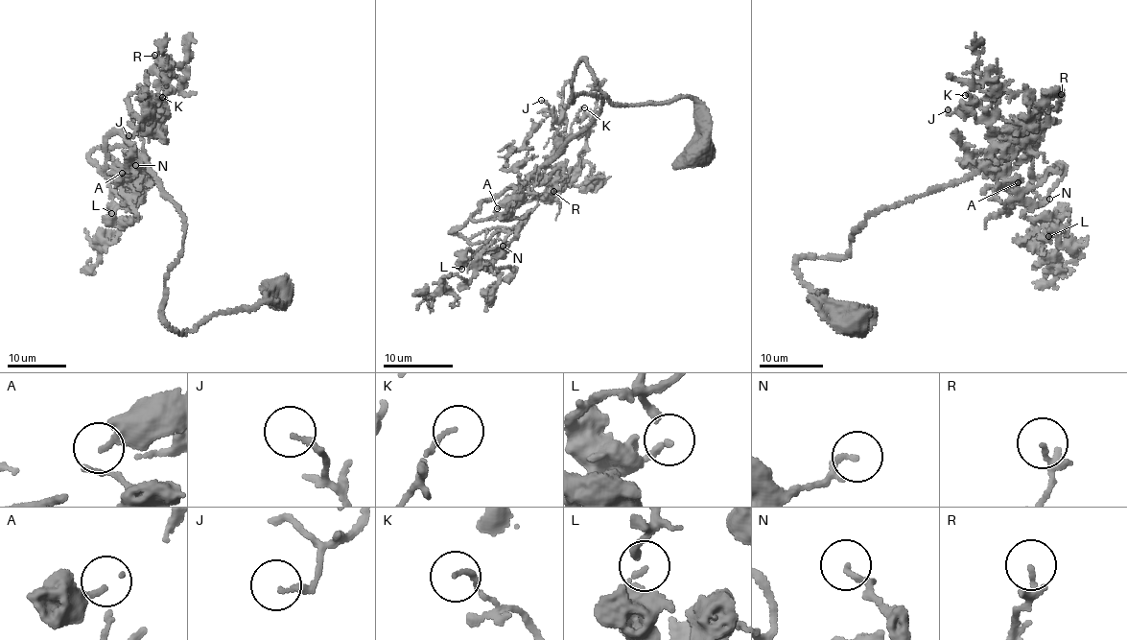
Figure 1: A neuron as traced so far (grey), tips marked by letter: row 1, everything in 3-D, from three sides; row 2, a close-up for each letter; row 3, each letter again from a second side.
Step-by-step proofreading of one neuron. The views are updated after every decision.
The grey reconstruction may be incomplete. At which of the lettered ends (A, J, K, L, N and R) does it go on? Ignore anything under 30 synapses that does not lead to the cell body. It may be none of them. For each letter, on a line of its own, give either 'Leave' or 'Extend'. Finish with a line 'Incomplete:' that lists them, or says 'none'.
A: Leave
J: Leave
K: Leave
L: Leave
N: Leave
R: Leave
Incomplete: none

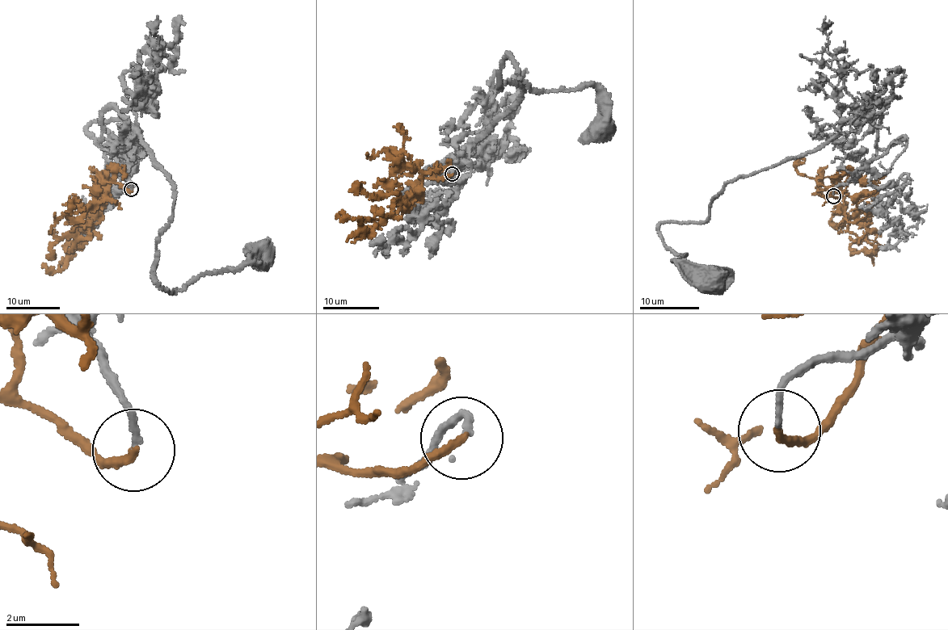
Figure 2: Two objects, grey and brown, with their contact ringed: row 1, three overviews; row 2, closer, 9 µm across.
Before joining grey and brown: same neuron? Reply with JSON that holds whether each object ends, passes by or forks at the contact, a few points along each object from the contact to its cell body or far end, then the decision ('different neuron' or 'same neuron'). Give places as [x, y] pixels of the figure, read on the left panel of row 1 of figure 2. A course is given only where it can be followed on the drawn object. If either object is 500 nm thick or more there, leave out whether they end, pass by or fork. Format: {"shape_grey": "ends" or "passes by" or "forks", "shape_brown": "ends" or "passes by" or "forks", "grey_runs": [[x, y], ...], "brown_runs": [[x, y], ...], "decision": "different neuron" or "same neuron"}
{"shape_grey": "ends", "shape_brown": "ends", "grey_runs": [[131, 190], [124, 170], [146, 153], [132, 151], [139, 135], [172, 182], [151, 275], [160, 287], [261, 257]], "brown_runs": [[131, 190], [103, 174], [105, 197], [90, 237], [61, 268], [42, 266]], "decision": "same neuron"}

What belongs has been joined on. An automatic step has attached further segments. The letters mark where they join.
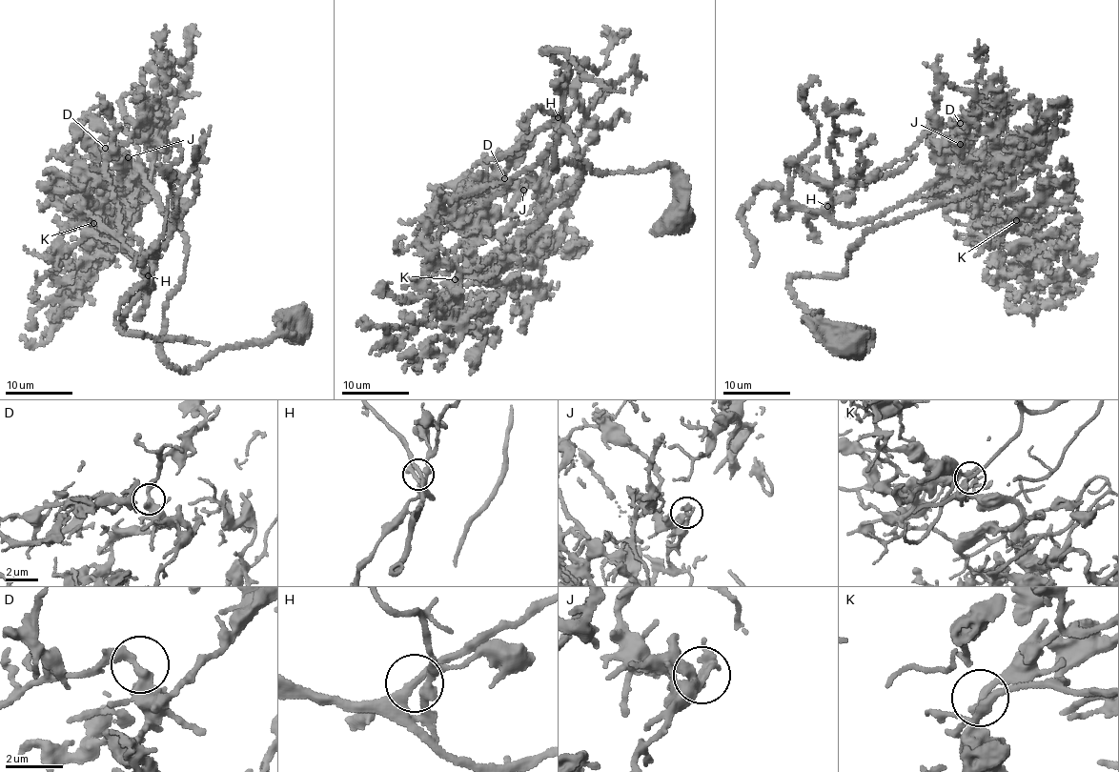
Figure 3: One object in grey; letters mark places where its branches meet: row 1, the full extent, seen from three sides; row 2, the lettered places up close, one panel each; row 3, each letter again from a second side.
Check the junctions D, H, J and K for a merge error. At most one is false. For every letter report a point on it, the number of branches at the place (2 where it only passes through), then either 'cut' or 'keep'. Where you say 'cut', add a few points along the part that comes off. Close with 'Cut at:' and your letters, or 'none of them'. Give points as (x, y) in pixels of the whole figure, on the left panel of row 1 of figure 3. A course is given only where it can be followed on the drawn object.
D: at (105, 148); 2 branches meet; keep
H: at (148, 275); 2 branches meet; keep
J: at (128, 157); 2 branches meet; cut; foreign part runs (128, 157), (104, 150), (103, 168), (126, 244), (150, 288), (131, 291), (116, 317), (123, 332), (209, 343)
K: at (93, 223); 2 branches meet; keep
Cut at: J

